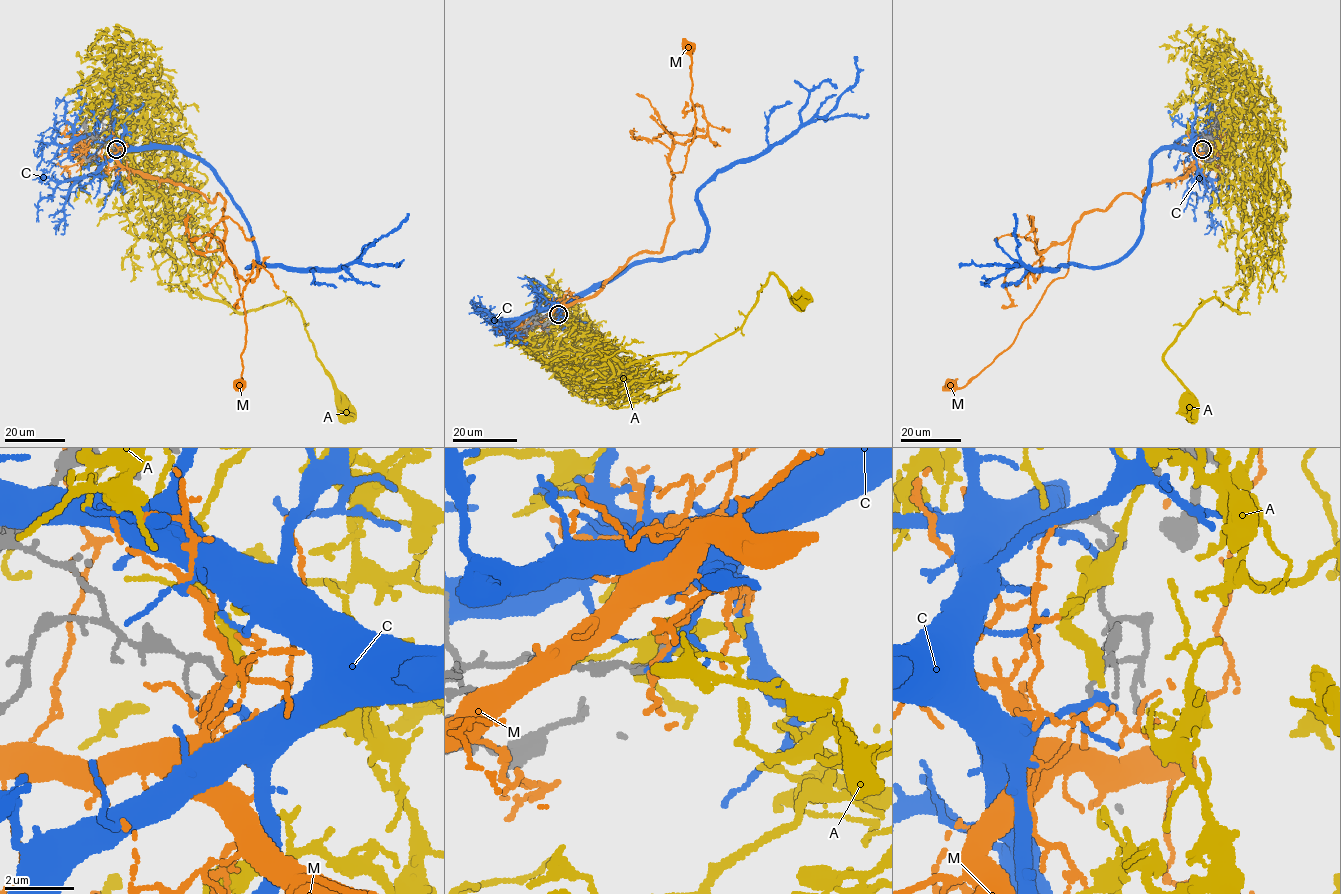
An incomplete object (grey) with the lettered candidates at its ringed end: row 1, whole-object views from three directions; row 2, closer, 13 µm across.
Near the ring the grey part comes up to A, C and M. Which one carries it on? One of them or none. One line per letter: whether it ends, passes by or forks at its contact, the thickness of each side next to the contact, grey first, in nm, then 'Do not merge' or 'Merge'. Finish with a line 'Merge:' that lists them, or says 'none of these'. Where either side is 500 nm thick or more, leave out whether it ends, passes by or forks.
A: It ends there. Thickness 170 nm (grey) against 480 nm. Do not merge
C: It passes by. Thickness 130 nm (grey) against 200 nm. Do not merge
M: It forks there. Thickness 130 nm (grey) against 100 nm. Do not merge
Merge: none of these

